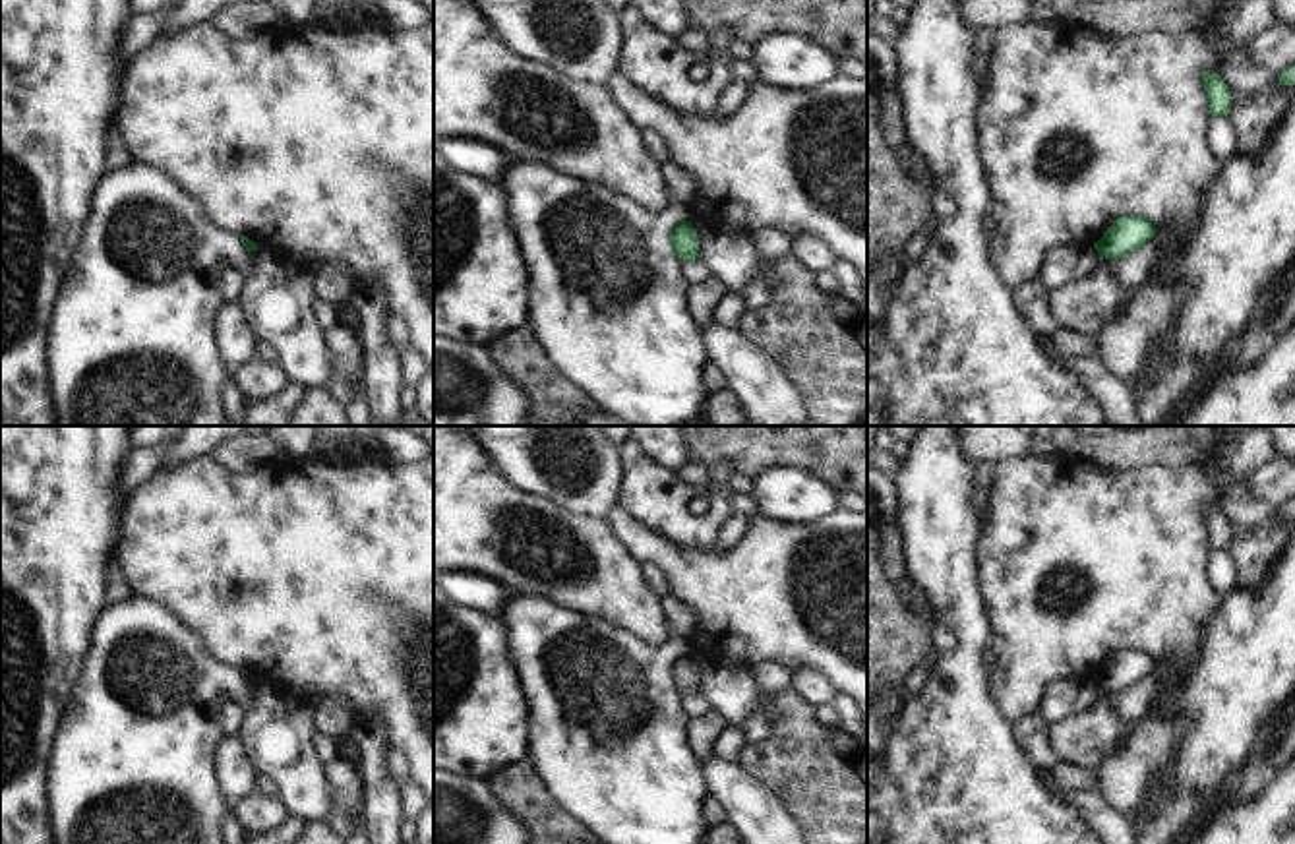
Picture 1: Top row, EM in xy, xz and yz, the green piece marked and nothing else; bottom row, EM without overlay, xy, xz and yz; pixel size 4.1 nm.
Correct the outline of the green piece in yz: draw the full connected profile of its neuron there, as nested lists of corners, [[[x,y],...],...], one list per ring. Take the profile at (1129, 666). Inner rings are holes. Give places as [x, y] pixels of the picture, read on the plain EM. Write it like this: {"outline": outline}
{"outline": [[[1144,648],[1119,650],[1103,670],[1094,678],[1094,683],[1113,695],[1142,681],[1156,670],[1156,660]]]}

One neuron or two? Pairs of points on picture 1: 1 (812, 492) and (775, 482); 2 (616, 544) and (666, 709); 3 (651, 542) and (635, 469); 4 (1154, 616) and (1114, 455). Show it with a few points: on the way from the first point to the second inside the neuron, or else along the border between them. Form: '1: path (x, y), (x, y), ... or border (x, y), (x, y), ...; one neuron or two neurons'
1: path (802, 486), (784, 486); one neuron
2: border (608, 620), (645, 643), (668, 641); two neurons
3: border (618, 506), (633, 521), (682, 546), (690, 546); two neurons
4: border (1073, 459), (1114, 473), (1162, 465); two neurons

